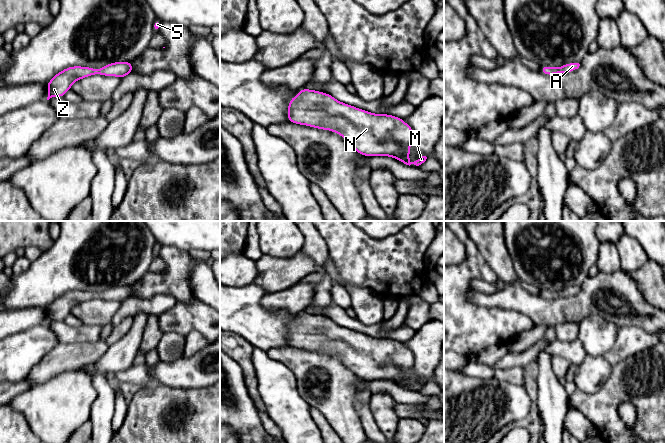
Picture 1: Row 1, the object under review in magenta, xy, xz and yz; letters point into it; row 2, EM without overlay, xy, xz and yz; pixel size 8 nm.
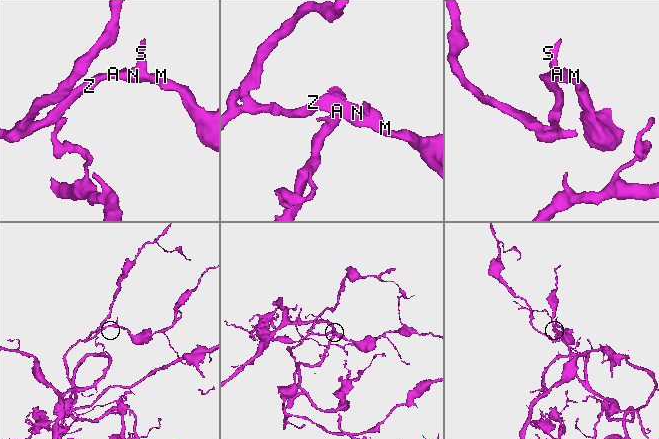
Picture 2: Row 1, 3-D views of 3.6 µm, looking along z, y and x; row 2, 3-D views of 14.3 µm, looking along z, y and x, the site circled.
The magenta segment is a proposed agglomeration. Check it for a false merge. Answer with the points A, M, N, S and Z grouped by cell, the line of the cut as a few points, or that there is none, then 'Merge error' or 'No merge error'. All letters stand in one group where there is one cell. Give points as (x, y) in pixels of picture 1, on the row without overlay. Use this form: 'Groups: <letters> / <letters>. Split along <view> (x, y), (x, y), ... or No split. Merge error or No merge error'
Groups: A M N S Z. No split. No merge error

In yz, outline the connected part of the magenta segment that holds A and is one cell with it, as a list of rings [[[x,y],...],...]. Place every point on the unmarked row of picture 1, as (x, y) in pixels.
[[[568,287],[561,291],[550,291],[550,290],[542,290],[540,291],[540,295],[546,299],[556,299],[558,297],[569,297],[578,293],[580,290],[579,287]]]

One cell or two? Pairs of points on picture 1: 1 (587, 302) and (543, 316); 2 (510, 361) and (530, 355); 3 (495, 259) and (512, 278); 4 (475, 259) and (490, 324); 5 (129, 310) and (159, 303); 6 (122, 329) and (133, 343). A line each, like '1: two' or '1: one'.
1: one
2: one
3: one
4: one
5: one
6: two

